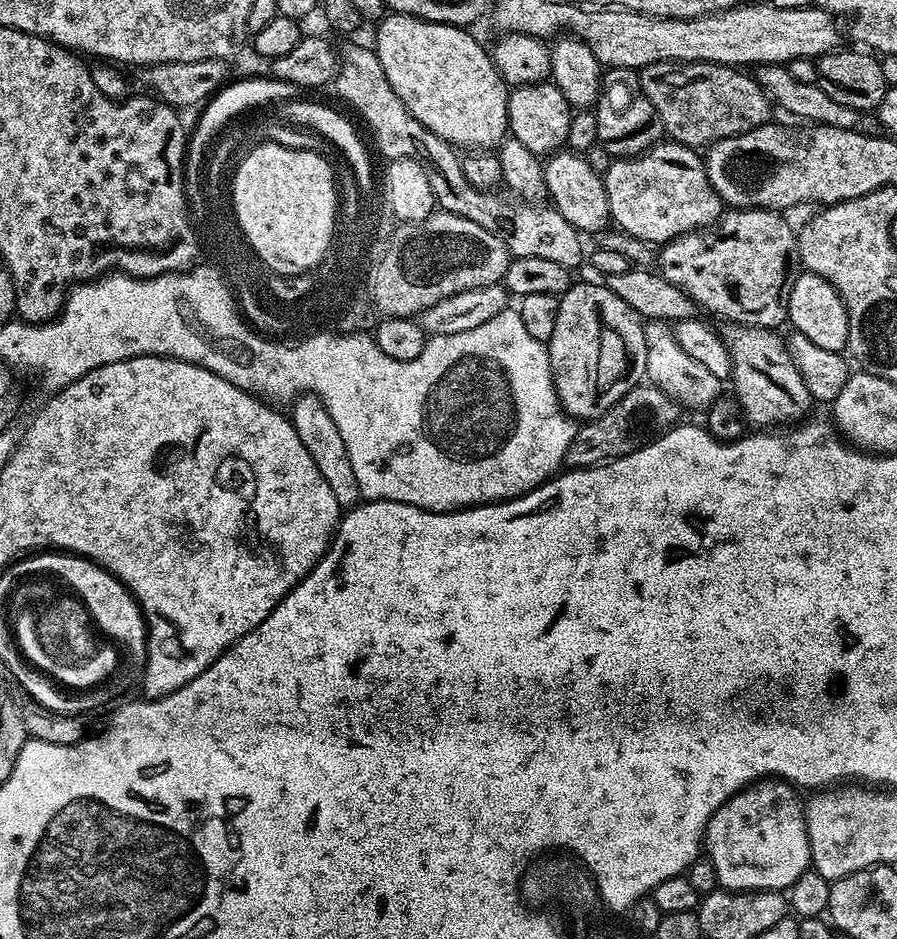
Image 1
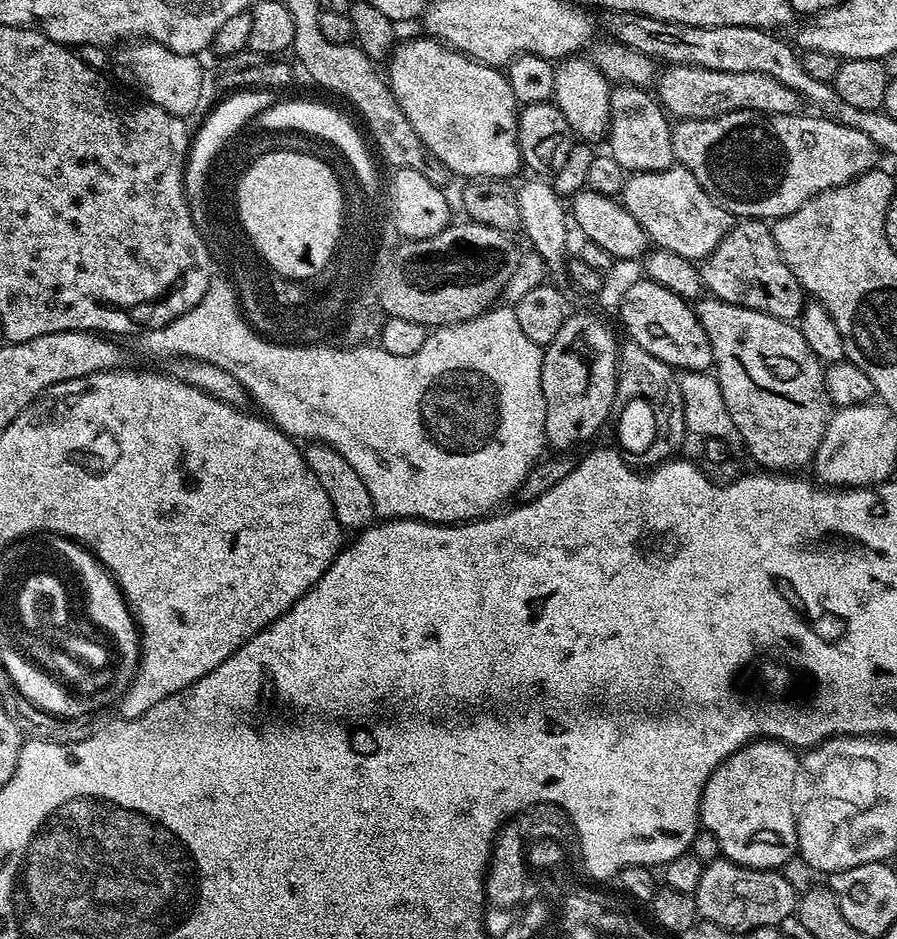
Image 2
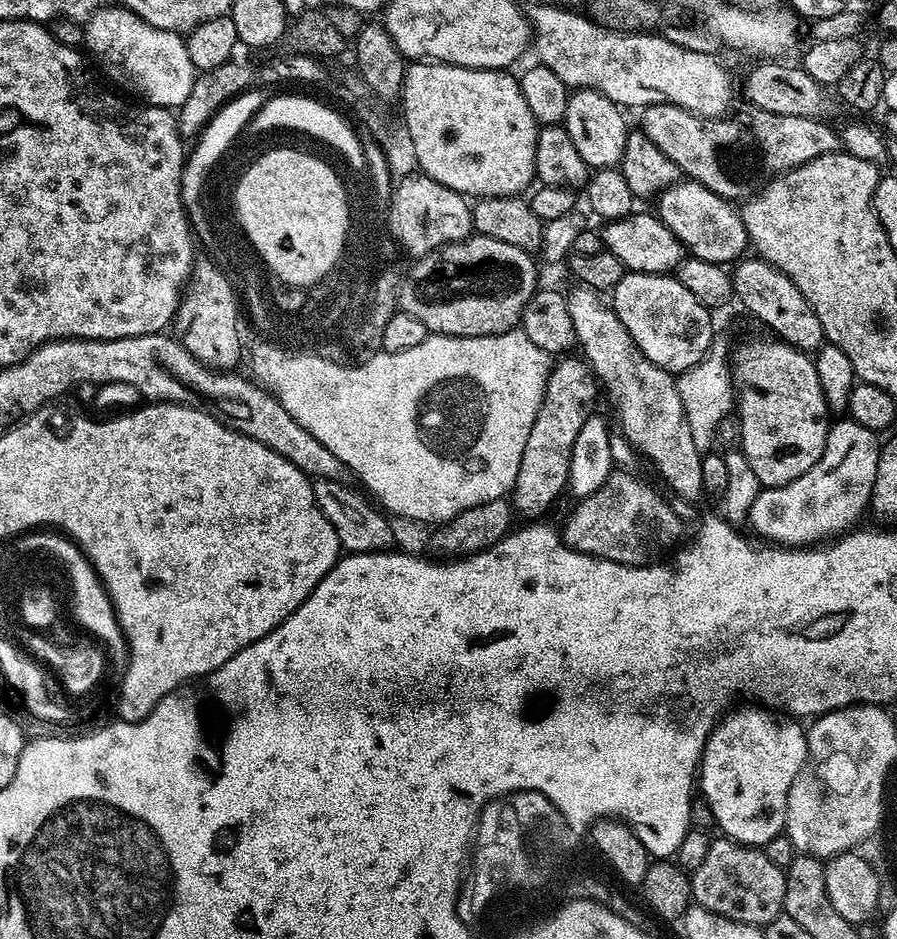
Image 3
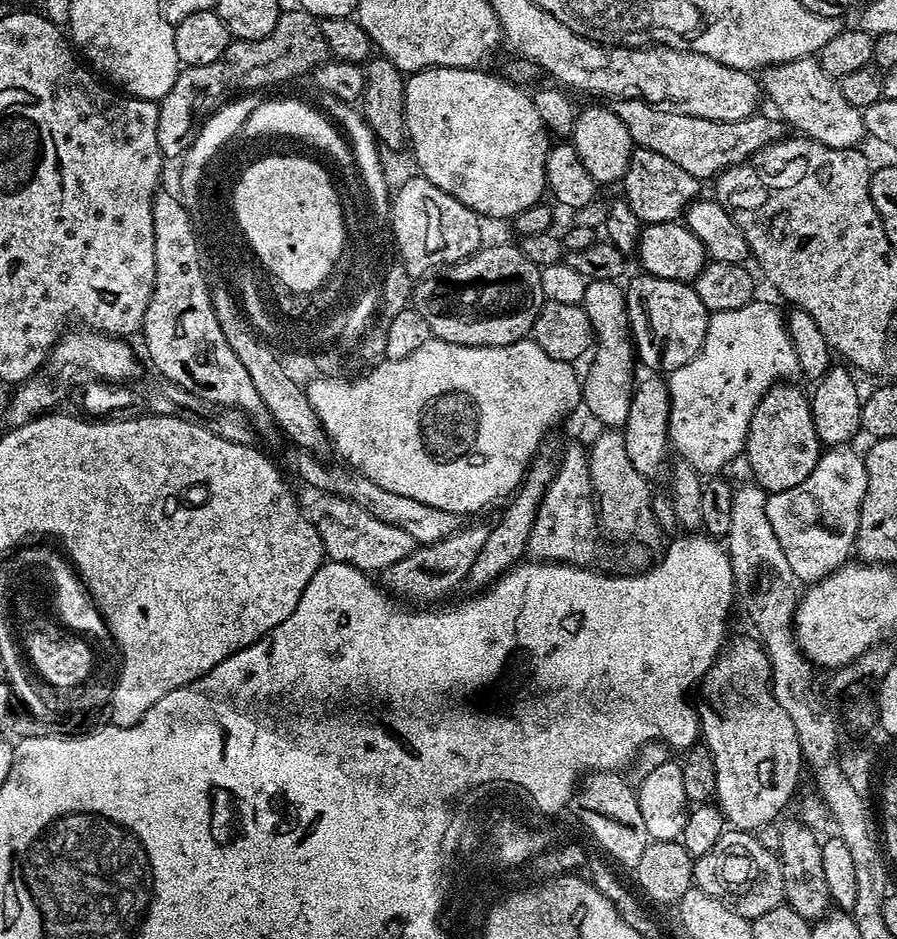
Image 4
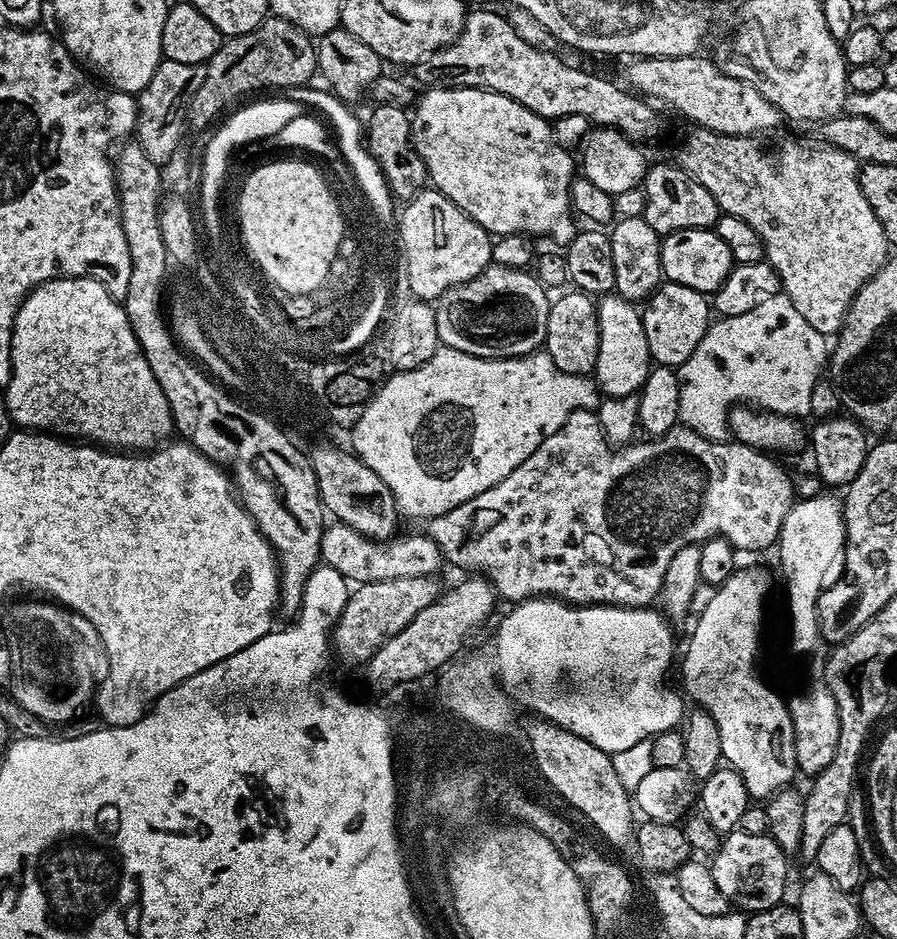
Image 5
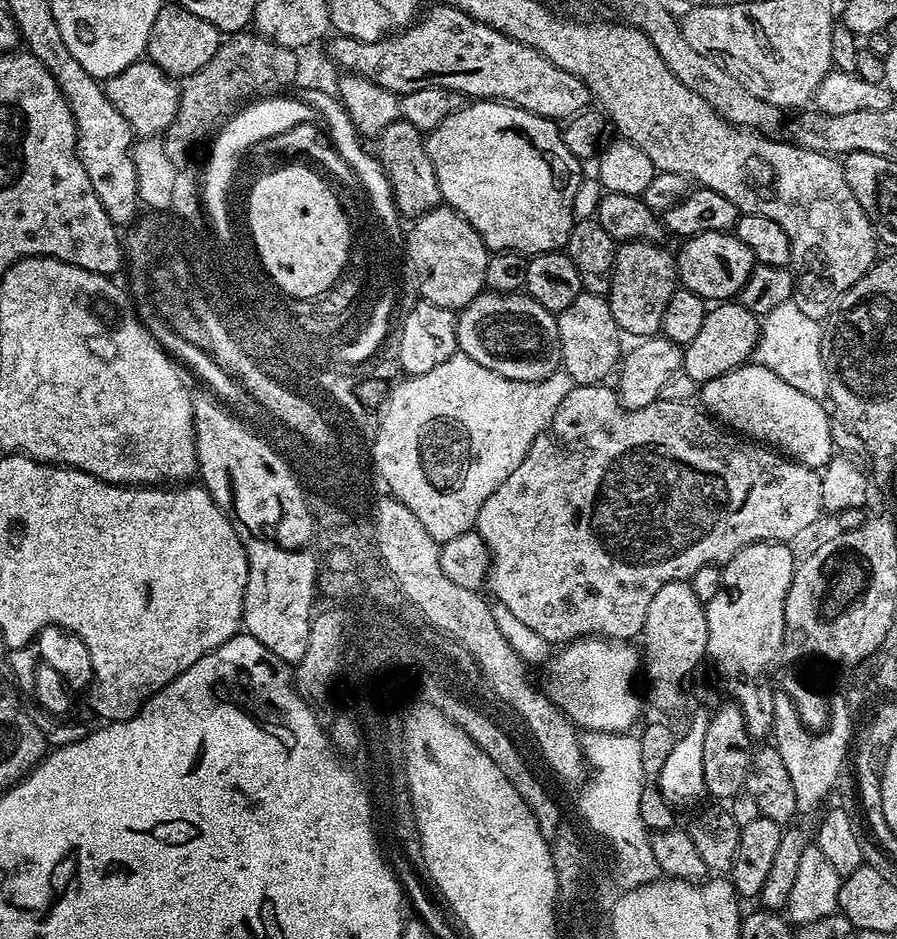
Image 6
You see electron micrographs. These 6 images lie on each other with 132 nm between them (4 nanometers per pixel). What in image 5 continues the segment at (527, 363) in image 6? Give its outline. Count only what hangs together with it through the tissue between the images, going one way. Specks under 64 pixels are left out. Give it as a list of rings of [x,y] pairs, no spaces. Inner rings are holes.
[[[491,263],[486,270],[482,270],[482,274],[470,278],[470,282],[462,282],[446,290],[439,300],[435,301],[438,338],[445,348],[462,350],[466,354],[481,356],[487,360],[509,360],[515,356],[529,356],[530,353],[543,349],[549,303],[549,293],[531,271]]]

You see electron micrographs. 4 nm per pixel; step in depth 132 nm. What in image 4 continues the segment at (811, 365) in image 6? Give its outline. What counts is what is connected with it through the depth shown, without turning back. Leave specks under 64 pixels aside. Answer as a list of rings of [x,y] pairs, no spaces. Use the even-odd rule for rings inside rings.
[[[754,298],[750,303],[738,310],[718,311],[711,313],[708,318],[707,334],[703,339],[703,344],[699,348],[698,354],[685,366],[678,370],[669,373],[667,386],[670,392],[670,414],[669,414],[669,428],[668,439],[673,451],[676,450],[682,454],[681,459],[692,466],[694,466],[697,473],[701,476],[712,476],[722,469],[726,464],[730,463],[738,454],[739,456],[745,451],[747,434],[751,424],[751,418],[756,410],[761,398],[767,394],[771,387],[777,383],[789,381],[794,374],[799,373],[797,366],[797,354],[794,352],[793,343],[790,342],[787,321],[783,313],[772,304],[760,300],[761,298]]]

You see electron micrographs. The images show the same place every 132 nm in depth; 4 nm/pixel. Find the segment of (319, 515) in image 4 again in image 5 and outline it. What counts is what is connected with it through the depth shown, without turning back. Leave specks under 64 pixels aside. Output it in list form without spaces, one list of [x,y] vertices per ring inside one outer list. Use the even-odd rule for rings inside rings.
[[[339,522],[329,523],[325,527],[320,543],[320,559],[327,567],[338,570],[338,574],[342,574],[345,580],[357,585],[407,576],[435,577],[442,565],[440,547],[427,534],[400,534],[387,542],[381,542]]]

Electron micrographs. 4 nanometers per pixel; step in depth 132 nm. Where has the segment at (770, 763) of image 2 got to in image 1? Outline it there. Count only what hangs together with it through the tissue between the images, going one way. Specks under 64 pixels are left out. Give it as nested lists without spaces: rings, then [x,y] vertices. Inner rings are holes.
[[[763,778],[757,780],[748,787],[743,788],[741,792],[735,792],[729,800],[717,810],[713,816],[708,817],[708,828],[704,832],[704,844],[706,845],[706,855],[712,860],[714,869],[717,870],[717,882],[721,889],[746,892],[749,890],[787,890],[792,887],[793,882],[797,880],[803,872],[809,871],[812,863],[810,842],[807,836],[807,822],[805,820],[805,805],[800,802],[797,789],[786,780],[779,778]]]

